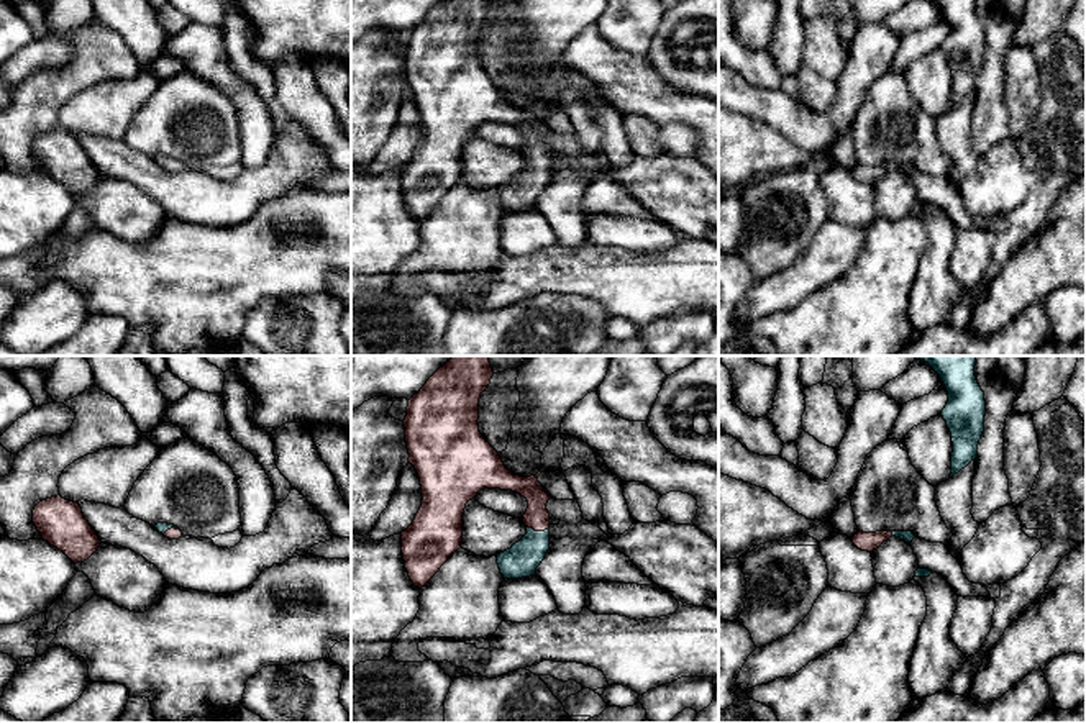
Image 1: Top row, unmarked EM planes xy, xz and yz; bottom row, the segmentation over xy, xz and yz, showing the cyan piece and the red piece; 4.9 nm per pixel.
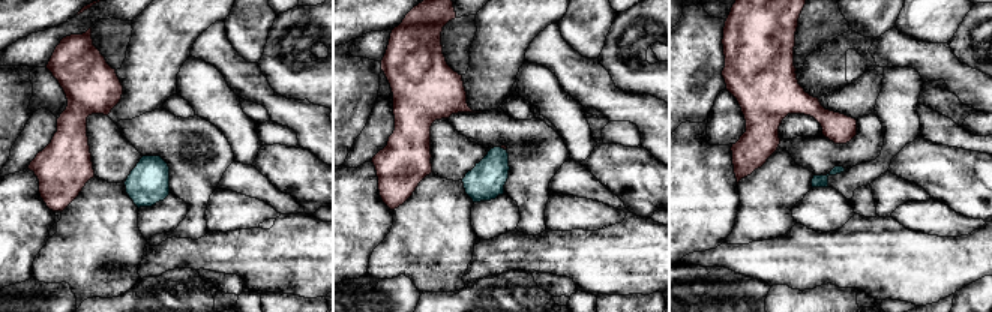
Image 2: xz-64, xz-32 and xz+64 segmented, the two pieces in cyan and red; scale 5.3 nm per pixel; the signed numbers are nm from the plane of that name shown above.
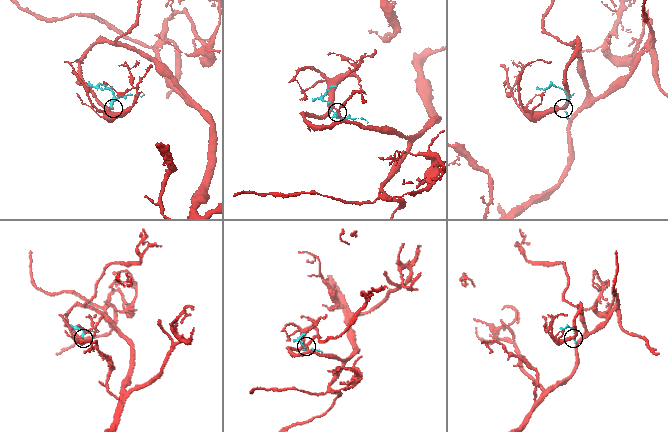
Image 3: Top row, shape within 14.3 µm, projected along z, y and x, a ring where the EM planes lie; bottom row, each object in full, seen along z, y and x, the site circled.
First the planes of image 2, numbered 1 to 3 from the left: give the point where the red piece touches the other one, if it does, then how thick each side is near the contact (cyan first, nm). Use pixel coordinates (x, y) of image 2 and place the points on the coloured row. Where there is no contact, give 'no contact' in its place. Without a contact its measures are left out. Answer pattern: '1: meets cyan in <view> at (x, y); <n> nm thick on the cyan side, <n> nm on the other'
1: no contact
2: meets cyan in xz-32 at (503, 149); 200 nm thick on the cyan side, 20 nm on the other
3: no contact

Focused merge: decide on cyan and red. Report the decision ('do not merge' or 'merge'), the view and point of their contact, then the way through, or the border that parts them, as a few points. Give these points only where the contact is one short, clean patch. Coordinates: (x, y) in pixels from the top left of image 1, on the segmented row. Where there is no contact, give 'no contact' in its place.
merge | xz (538, 532) | across xz (522, 559), (535, 545), (538, 532), (537, 517)

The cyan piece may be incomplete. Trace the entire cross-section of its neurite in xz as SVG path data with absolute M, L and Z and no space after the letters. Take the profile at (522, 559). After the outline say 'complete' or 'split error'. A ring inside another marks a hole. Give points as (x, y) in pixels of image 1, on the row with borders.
M453 356L408 400L404 420L405 443L410 454L408 462L415 467L420 479L423 500L413 523L400 534L405 569L418 589L425 587L448 557L461 548L466 503L484 489L512 490L528 502L522 518L527 534L510 549L497 554L497 564L504 579L535 575L536 567L550 549L550 513L546 503L551 497L535 475L513 475L479 431L479 398L491 384L492 375L489 356Z | split error

